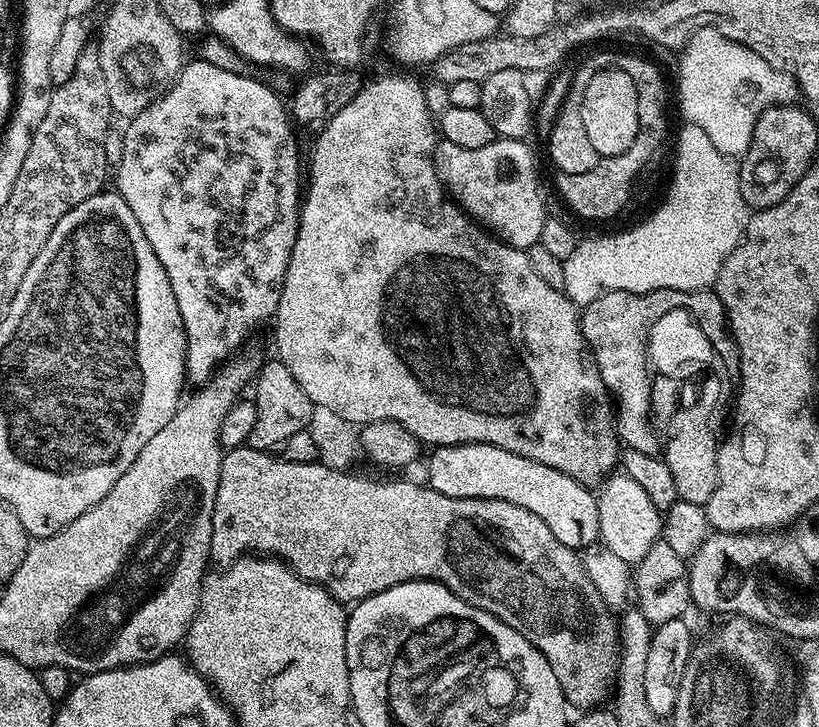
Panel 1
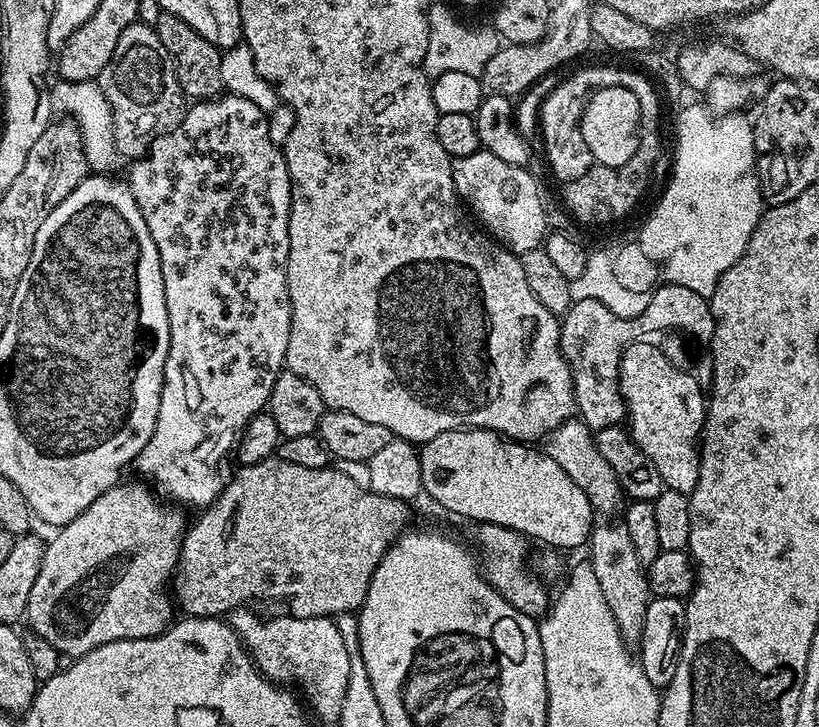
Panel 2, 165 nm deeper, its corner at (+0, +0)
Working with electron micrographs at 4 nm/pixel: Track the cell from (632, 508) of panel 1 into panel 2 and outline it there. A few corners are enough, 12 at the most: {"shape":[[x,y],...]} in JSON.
{"shape":[[565,420],[544,437],[593,513],[608,518],[626,500],[592,429]]}

